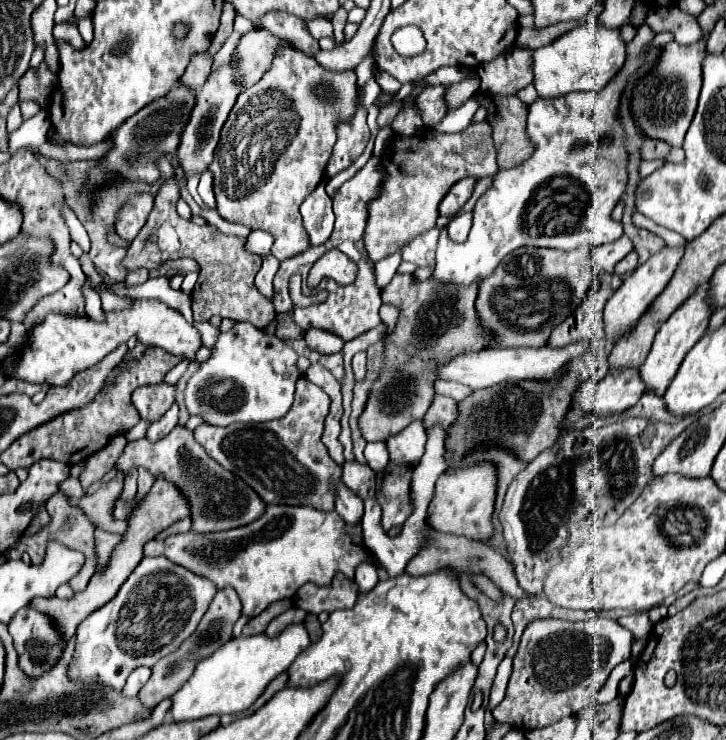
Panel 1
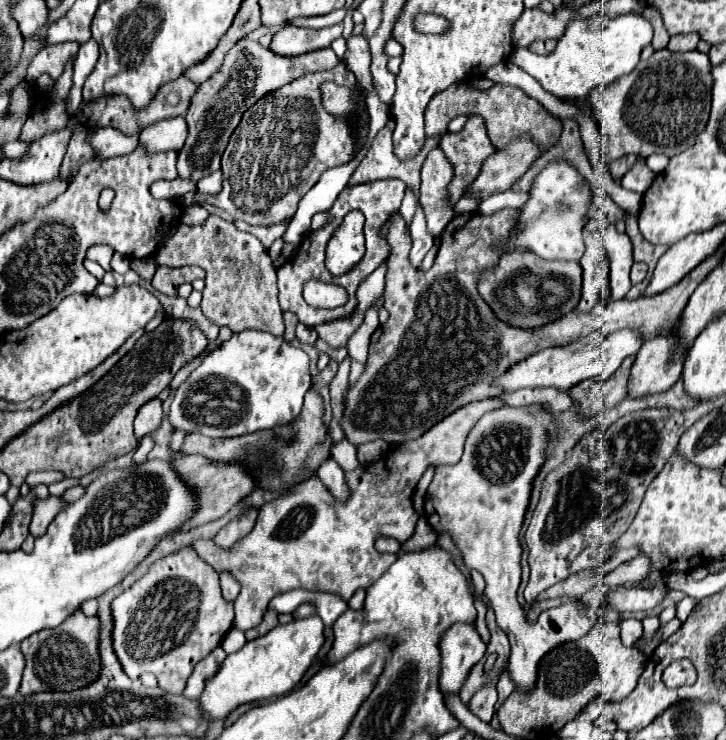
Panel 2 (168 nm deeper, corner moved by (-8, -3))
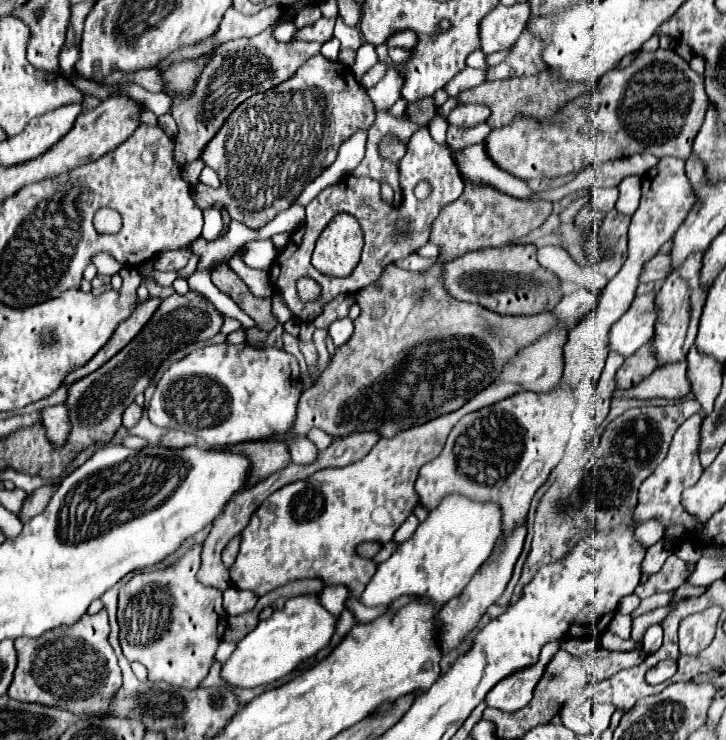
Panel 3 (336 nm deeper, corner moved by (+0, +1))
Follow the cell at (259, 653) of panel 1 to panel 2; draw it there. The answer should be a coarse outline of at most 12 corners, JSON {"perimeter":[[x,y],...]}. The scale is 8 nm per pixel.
{"perimeter":[[320,616],[226,656],[198,698],[206,720],[288,694],[324,642]]}

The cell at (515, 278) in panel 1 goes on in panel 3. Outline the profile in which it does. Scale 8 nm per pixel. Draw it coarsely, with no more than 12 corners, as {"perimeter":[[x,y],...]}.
{"perimeter":[[536,246],[442,266],[454,300],[496,314],[550,312],[560,280]]}

